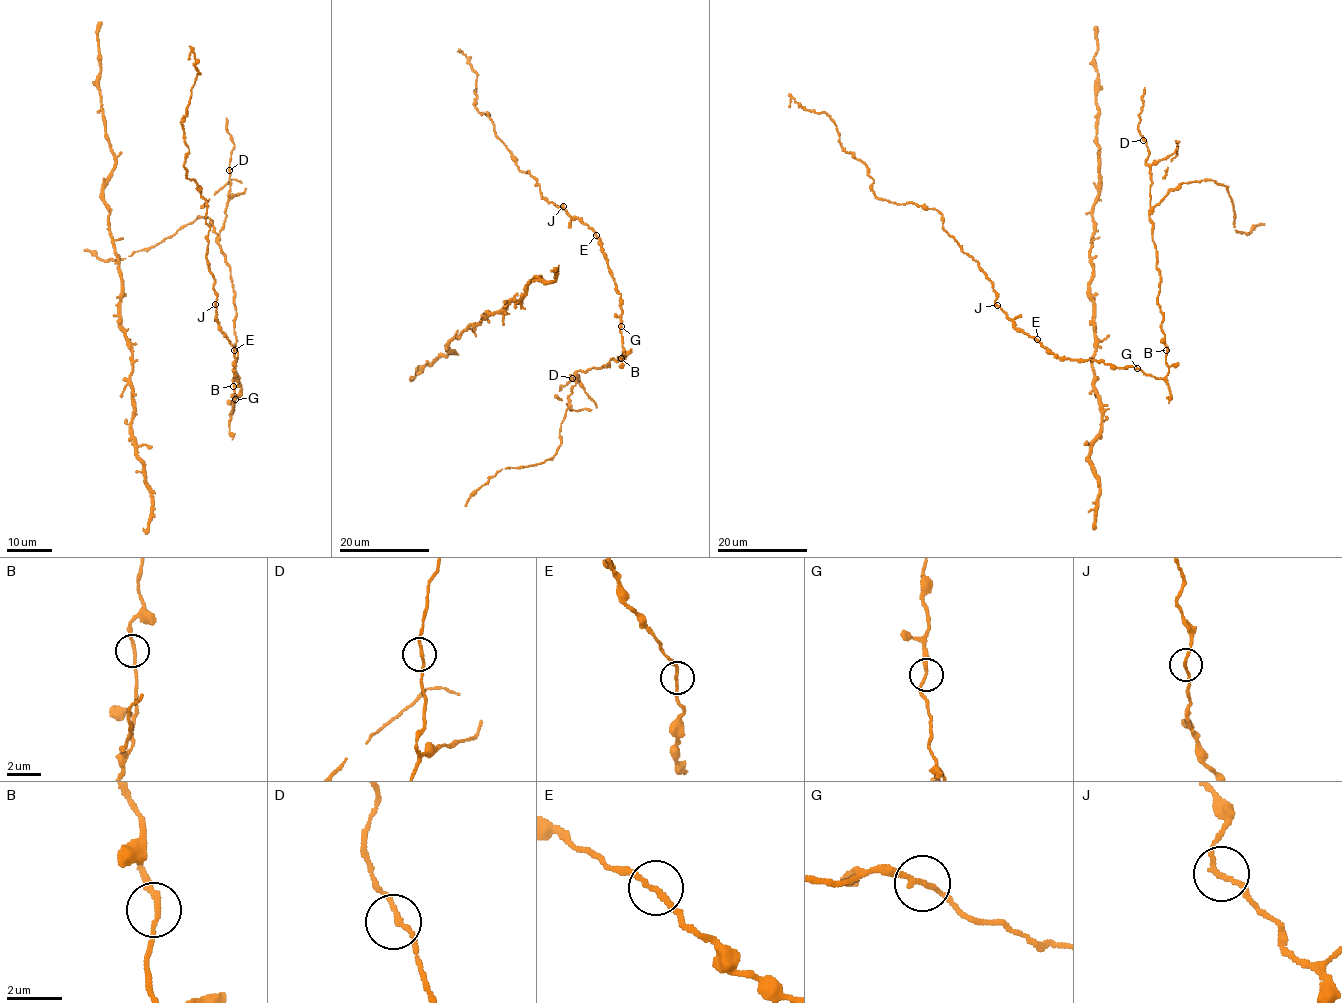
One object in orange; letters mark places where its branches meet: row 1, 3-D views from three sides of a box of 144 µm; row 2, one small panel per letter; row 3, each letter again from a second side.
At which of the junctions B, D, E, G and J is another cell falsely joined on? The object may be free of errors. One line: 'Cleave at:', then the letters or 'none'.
Cleave at: none

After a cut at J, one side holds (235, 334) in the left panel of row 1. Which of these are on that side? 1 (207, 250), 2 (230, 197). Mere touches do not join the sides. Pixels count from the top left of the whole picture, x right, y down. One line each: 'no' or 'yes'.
1: no
2: yes

